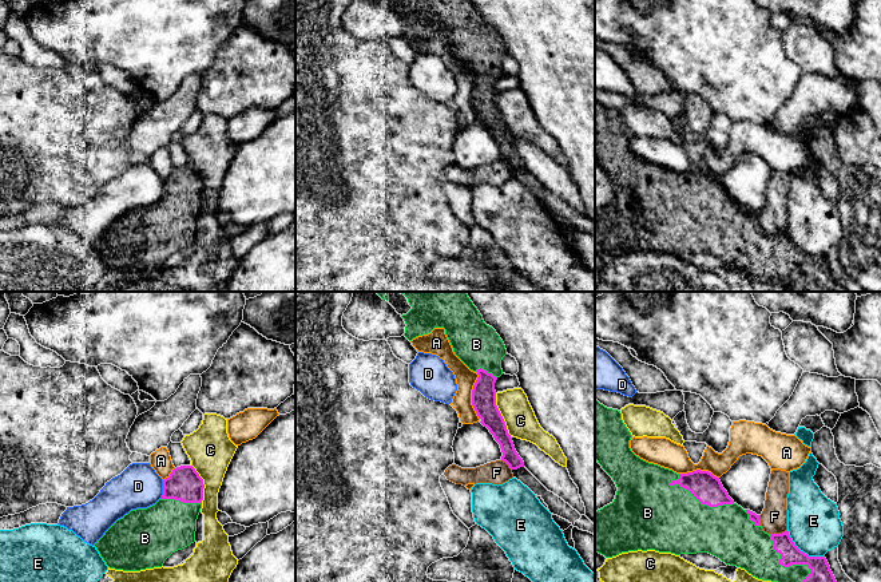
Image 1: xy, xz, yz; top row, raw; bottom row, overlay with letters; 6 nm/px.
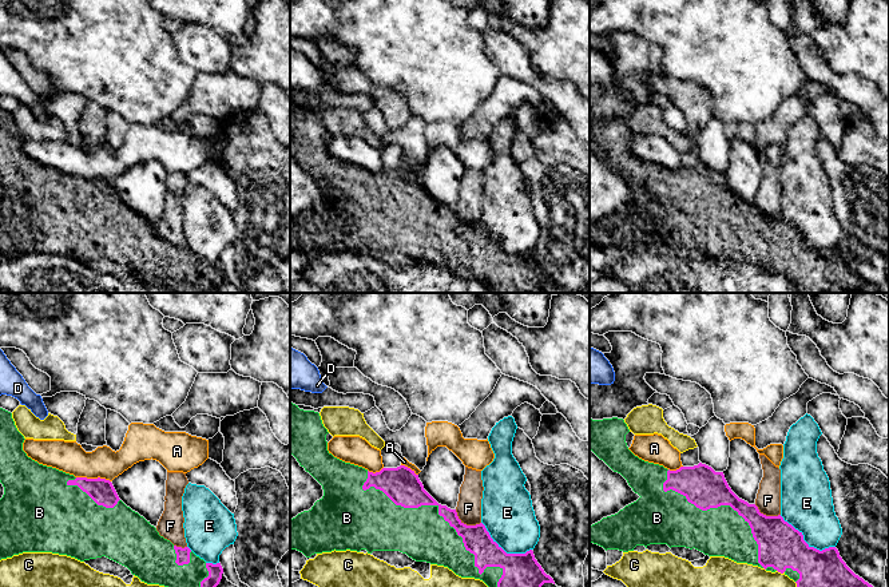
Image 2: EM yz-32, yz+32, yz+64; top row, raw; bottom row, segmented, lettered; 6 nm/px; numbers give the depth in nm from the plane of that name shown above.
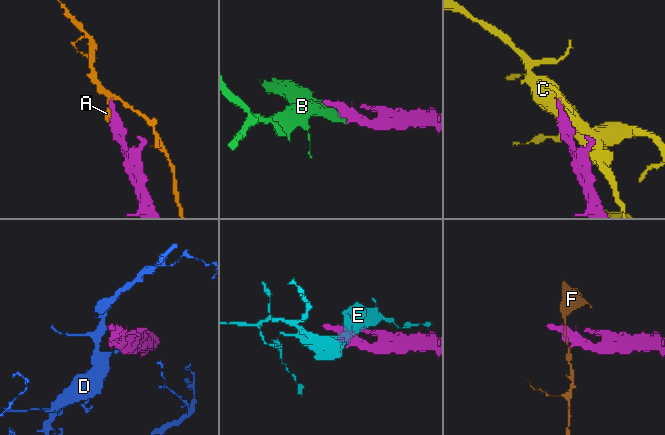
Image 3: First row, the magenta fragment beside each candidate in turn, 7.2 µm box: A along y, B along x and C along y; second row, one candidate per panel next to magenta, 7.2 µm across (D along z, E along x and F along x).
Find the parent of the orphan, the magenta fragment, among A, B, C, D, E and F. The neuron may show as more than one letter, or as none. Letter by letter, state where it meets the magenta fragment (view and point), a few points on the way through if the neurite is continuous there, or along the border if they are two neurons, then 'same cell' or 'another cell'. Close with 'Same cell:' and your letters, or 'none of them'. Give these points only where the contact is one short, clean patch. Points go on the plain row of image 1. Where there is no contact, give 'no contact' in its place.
A: xz (472, 95) | along xz (476, 71), (477, 79), (472, 90), (472, 107), (479, 119) | another cell
B: yz (792, 264) | same cell
C: xz (500, 115) | another cell
D: xy (163, 190) | another cell
E: yz (802, 252) | another cell
F: yz (778, 234) | another cell
Same cell: B

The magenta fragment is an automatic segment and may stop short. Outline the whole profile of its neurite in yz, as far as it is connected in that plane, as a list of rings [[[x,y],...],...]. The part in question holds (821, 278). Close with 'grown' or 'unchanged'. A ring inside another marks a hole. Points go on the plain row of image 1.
[[[595,100],[595,159],[618,187],[614,202],[595,213],[595,253],[606,258],[638,250],[655,250],[675,256],[709,253],[726,265],[745,269],[758,280],[778,282],[787,292],[830,292],[837,285],[825,257],[809,257],[801,252],[787,230],[782,234],[765,233],[759,215],[738,206],[729,197],[719,178],[701,170],[676,174],[672,170],[648,163],[631,151],[631,138],[620,111],[607,108]]]; grown

